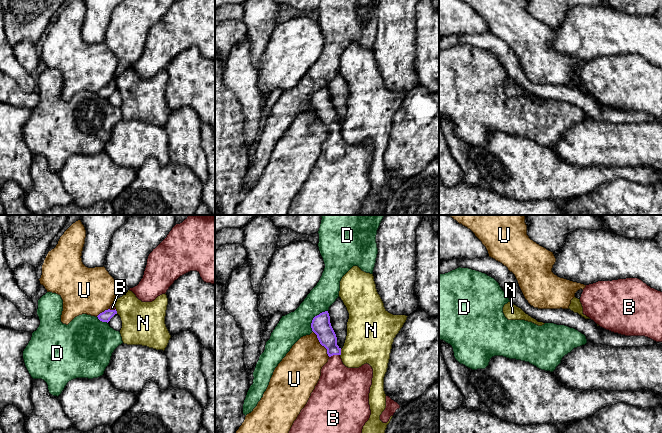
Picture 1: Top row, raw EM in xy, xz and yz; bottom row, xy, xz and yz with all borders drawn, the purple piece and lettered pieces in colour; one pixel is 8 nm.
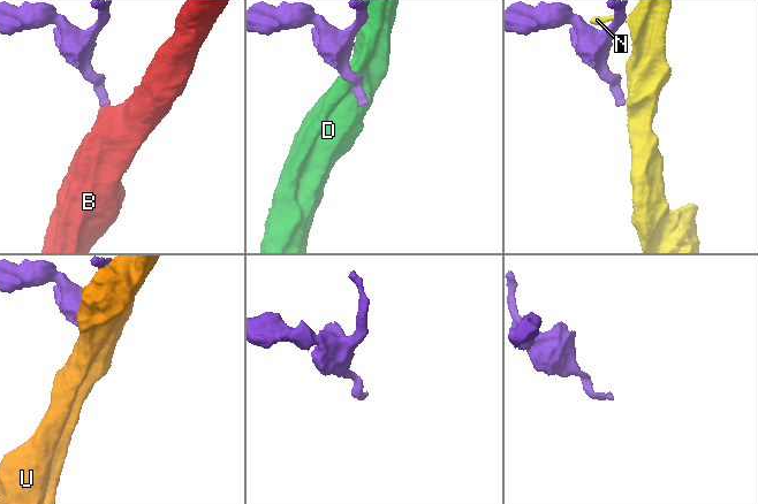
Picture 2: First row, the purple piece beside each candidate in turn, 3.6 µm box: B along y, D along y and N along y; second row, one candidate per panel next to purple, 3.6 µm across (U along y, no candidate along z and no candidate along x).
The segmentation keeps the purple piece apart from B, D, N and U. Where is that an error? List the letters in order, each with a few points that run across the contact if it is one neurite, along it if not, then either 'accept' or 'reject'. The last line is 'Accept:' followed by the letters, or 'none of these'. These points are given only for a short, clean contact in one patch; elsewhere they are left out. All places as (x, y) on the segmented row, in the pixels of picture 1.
B: line xz (321, 326), (334, 354), (334, 375), (338, 384); accept
D: reject
N: line xz (341, 349), (340, 355); reject
U: reject
Accept: B

